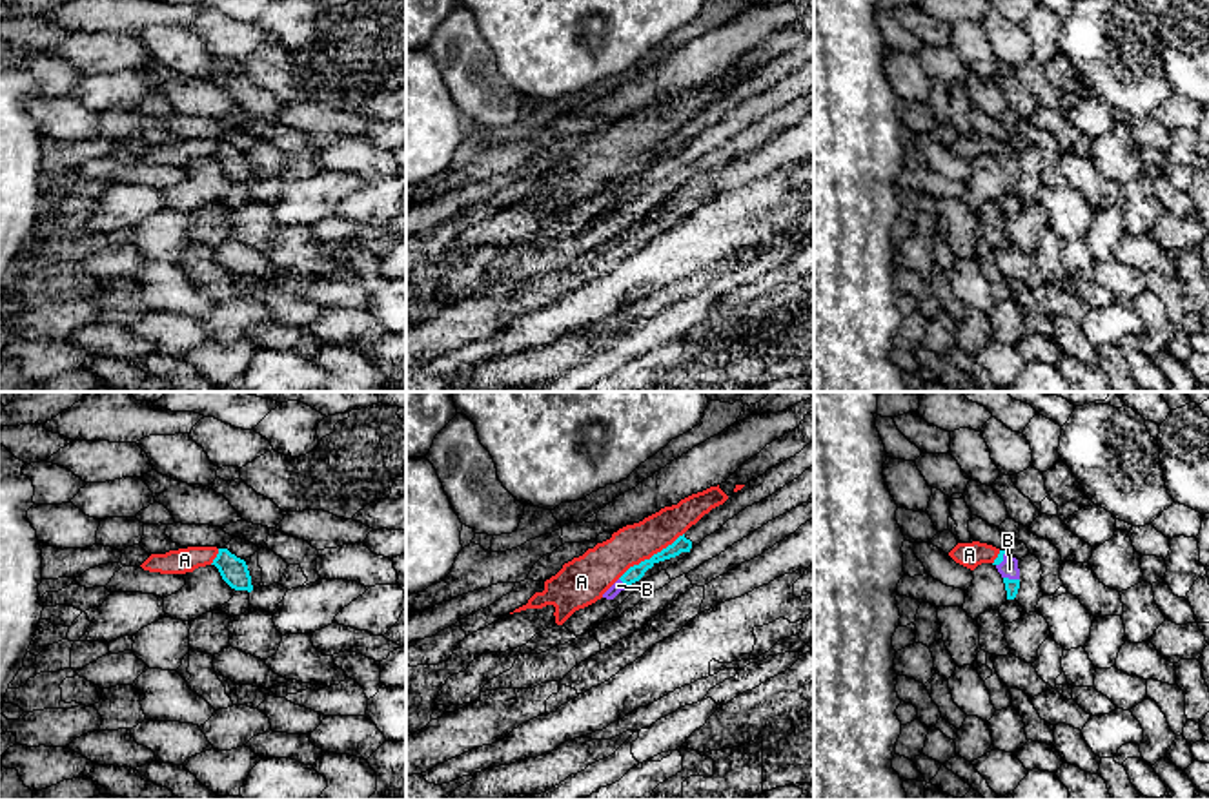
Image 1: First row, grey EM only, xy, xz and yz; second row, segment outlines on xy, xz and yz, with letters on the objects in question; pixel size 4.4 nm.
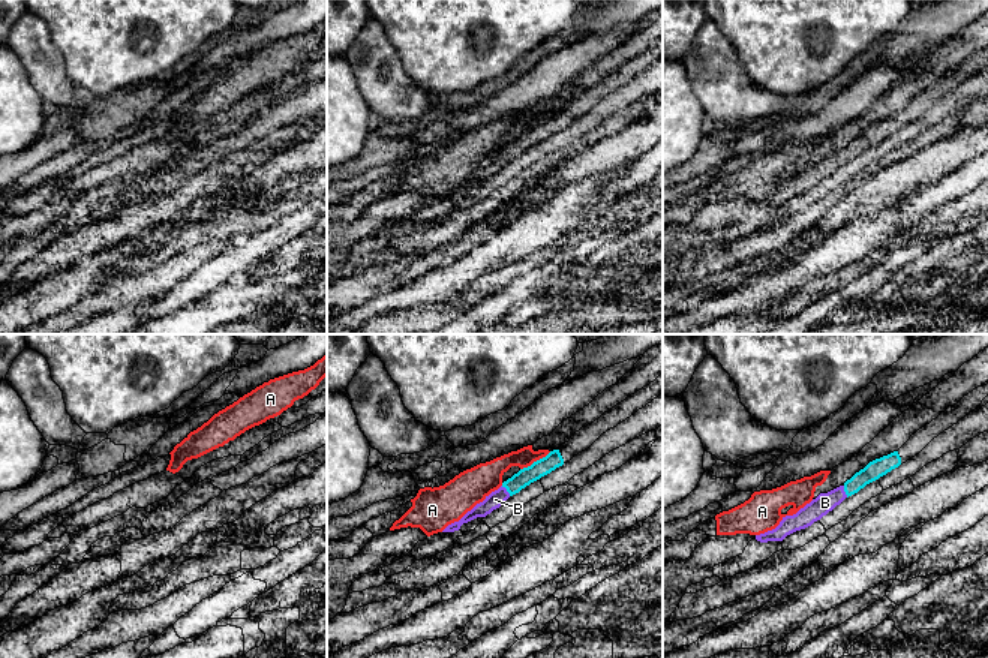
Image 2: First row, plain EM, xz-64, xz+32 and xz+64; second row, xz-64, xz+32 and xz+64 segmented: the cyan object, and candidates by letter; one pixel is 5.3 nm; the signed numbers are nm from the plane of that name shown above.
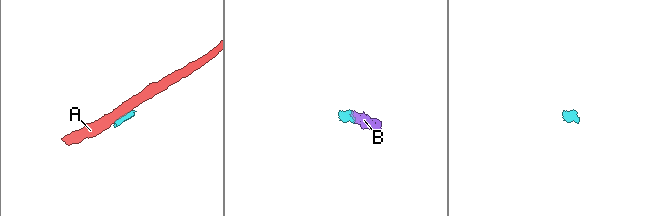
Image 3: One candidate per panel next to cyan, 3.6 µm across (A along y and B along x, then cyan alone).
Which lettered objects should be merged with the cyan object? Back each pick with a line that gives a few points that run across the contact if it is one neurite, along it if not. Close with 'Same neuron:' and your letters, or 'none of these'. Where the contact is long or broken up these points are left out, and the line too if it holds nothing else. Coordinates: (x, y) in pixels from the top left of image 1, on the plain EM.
B: line yz (1011, 177), (1011, 172), (1009, 161)
Same neuron: B

